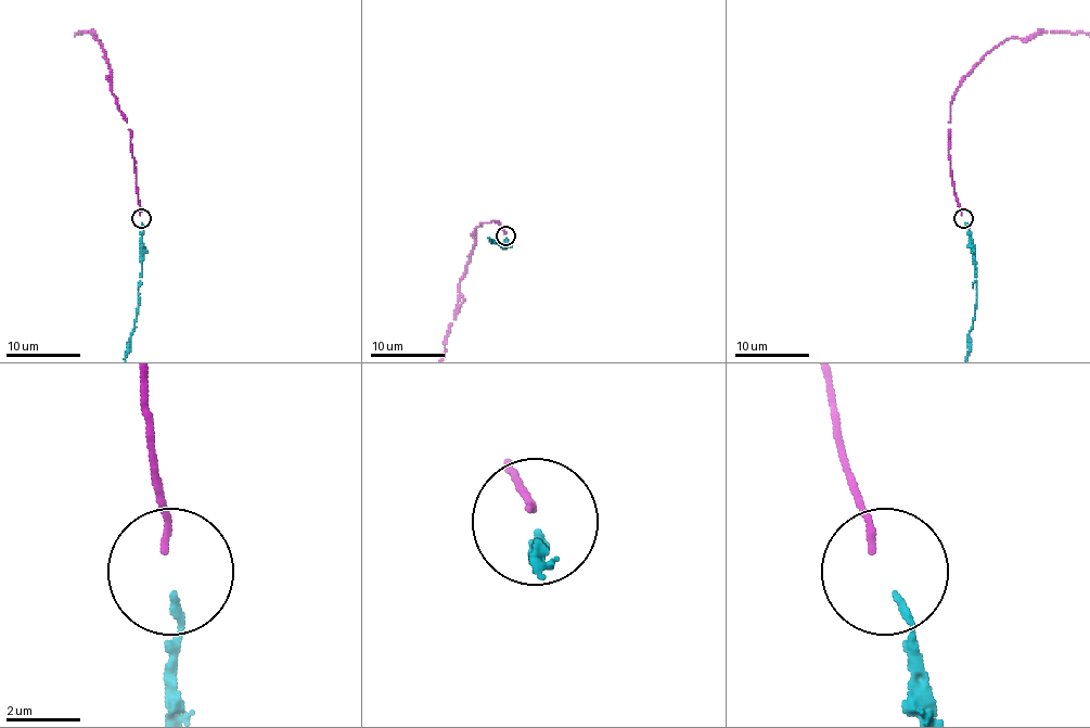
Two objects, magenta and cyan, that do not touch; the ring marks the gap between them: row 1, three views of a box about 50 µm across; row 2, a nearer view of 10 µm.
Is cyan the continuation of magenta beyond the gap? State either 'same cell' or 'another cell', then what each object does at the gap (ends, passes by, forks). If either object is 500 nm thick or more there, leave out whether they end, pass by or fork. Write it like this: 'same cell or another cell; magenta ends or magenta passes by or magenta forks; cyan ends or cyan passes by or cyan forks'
same cell; magenta ends; cyan ends

